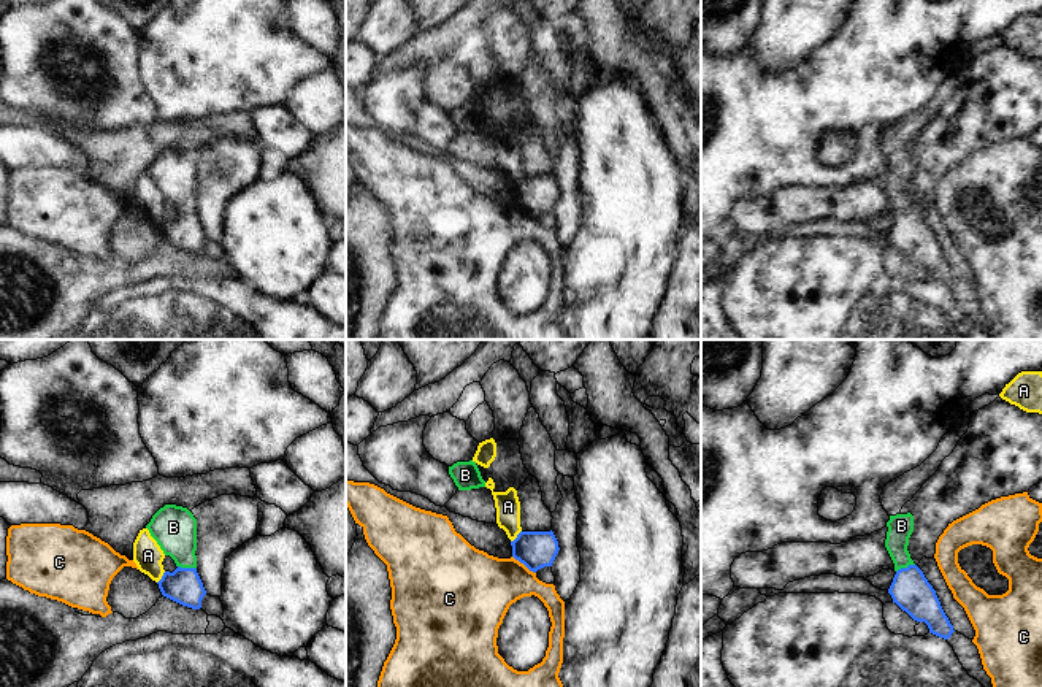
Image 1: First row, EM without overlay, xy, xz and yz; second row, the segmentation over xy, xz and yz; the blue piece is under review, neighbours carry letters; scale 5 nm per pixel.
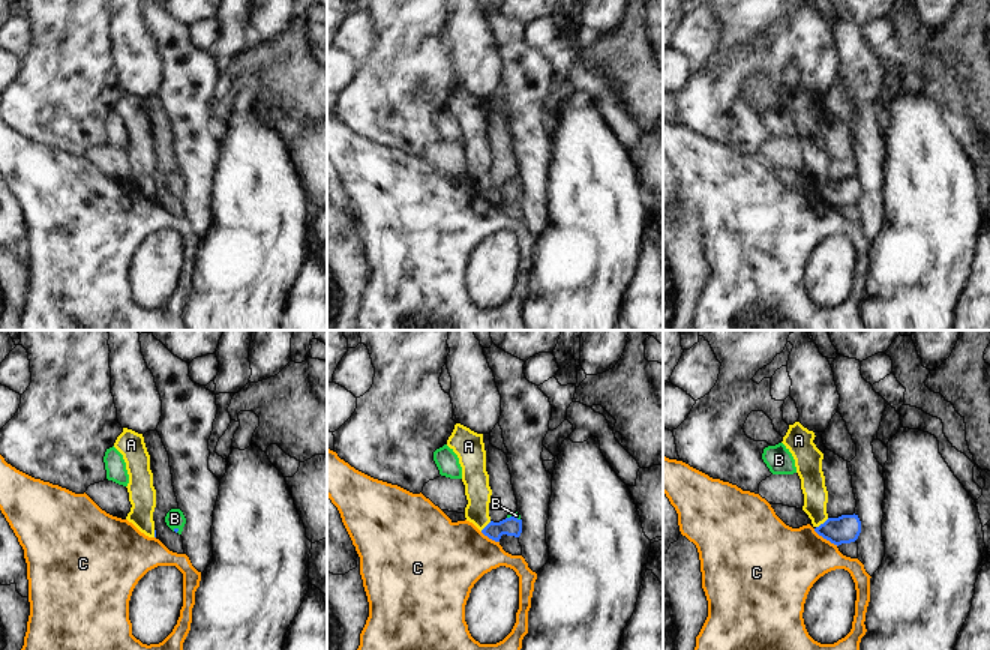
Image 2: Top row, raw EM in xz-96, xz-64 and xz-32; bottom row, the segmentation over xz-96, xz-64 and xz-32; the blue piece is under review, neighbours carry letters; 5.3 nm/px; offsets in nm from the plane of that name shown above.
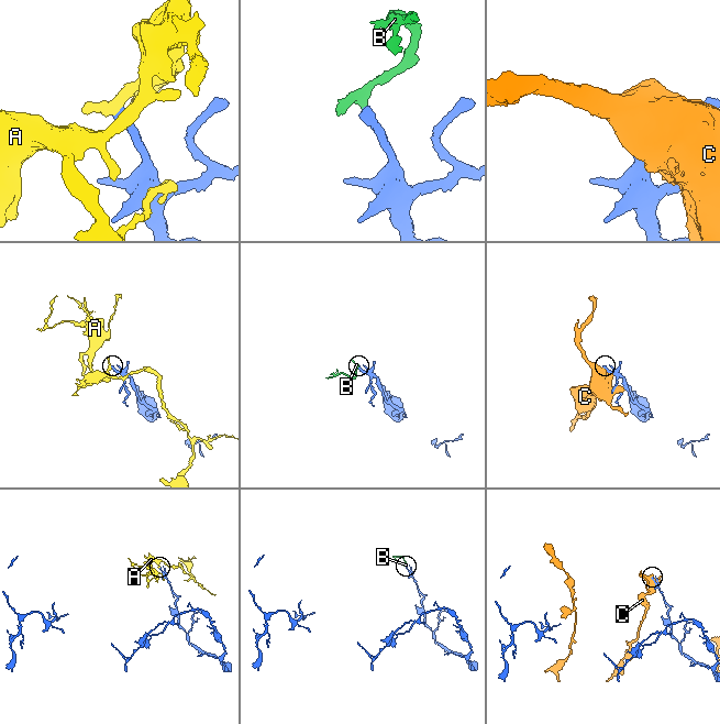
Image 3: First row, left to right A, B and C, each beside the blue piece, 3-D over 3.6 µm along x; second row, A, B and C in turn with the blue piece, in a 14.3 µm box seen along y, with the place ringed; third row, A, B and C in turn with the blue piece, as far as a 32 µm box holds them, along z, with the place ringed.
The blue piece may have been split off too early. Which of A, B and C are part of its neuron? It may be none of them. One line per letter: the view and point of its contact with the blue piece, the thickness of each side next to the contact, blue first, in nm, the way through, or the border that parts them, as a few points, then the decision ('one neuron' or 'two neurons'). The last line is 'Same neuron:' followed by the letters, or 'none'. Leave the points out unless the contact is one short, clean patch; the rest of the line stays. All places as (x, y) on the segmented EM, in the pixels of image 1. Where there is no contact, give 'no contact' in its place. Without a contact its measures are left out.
A: meets blue in xz at (517, 537); 190 nm thick on the blue side, 130 nm on the other; border along xz (520, 530), (511, 541); two neurons
B: meets blue in xy at (187, 568); 180 nm thick on the blue side, 220 nm on the other; runs through xy (183, 586), (187, 568), (173, 527); one neuron
C: meets blue in xz at (524, 564); 190 nm thick on the blue side, 340 nm on the other; border along xz (513, 556), (535, 573); two neurons
Same neuron: B

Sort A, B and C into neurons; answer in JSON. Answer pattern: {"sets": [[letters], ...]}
{"sets": [["A"], ["B"], ["C"]]}

